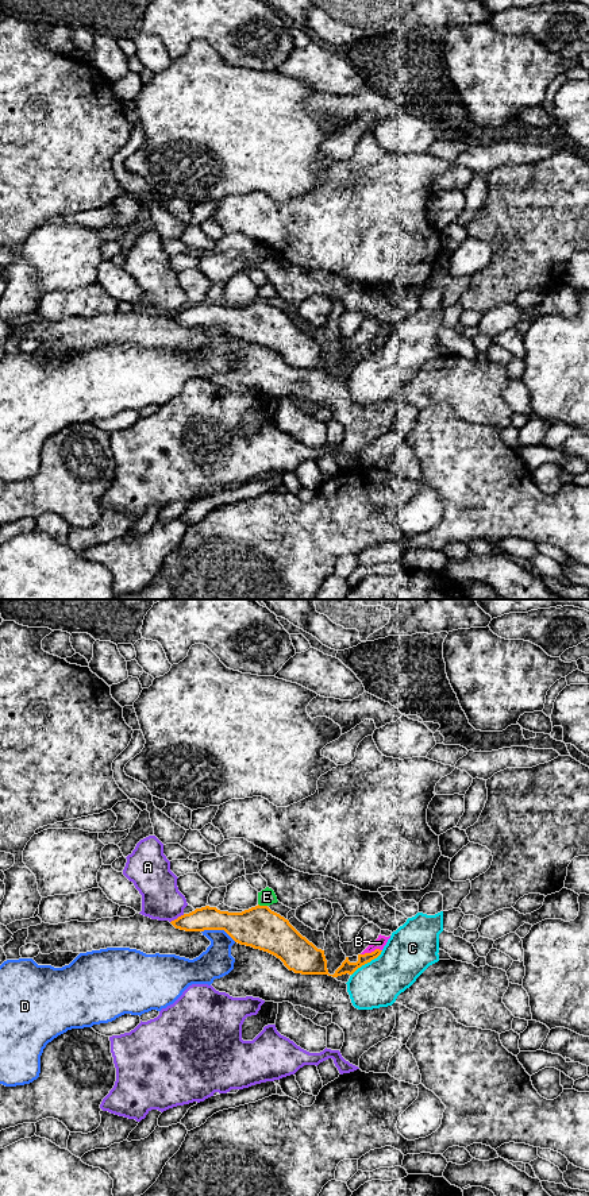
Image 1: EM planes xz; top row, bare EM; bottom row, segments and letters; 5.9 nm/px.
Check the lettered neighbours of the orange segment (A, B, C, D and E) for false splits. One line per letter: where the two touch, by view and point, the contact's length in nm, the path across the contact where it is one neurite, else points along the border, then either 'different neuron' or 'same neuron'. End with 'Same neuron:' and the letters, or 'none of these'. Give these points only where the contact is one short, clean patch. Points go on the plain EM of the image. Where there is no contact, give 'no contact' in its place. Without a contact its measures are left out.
A: xz (178, 312) | 100 nm | different neuron
B: xz (372, 347) | 130 nm | along xz (381, 344), (361, 350) | different neuron
C: xz (366, 358) | 240 nm | different neuron
D: xz (219, 324) | 220 nm | different neuron
E: xz (262, 301) | 60 nm | along xz (258, 298), (266, 301) | different neuron
Same neuron: none of these

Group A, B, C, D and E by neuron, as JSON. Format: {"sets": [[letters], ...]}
{"sets": [["A"], ["B"], ["C"], ["D"], ["E"]]}

